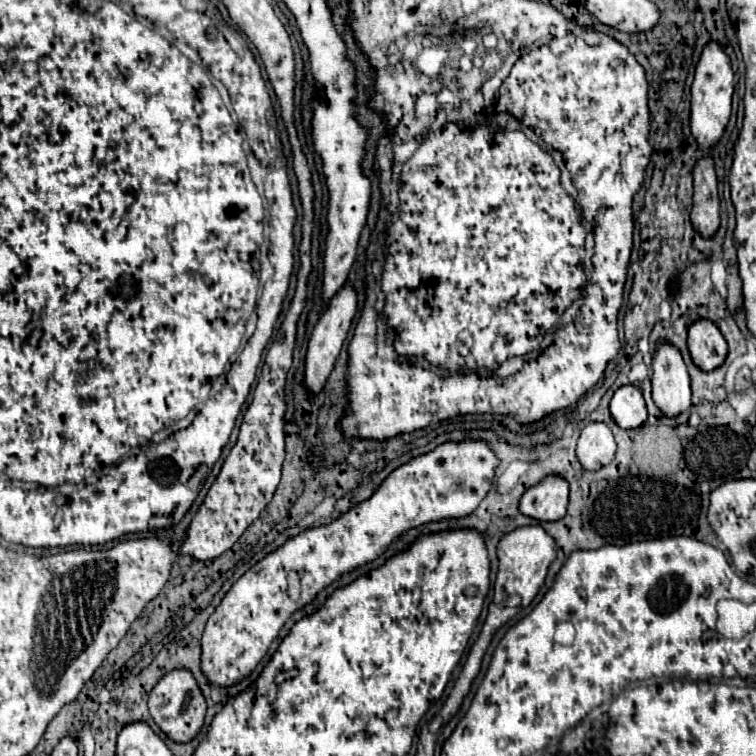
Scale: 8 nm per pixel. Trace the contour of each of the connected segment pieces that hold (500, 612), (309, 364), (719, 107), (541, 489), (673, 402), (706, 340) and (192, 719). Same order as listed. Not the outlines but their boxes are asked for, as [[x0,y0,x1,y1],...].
[[441,526,557,722],[305,282,357,394],[691,40,735,150],[519,474,569,522],[653,342,691,416],[689,320,727,372],[149,670,207,742]]

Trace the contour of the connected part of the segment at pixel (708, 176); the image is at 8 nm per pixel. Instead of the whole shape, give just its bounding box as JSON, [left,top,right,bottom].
[691,156,719,238]

